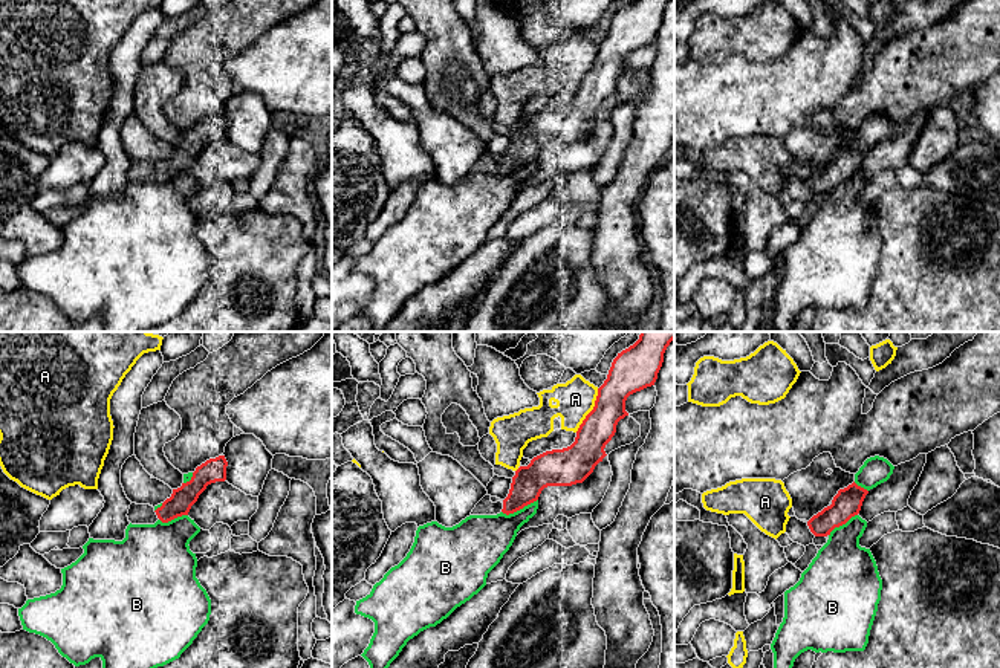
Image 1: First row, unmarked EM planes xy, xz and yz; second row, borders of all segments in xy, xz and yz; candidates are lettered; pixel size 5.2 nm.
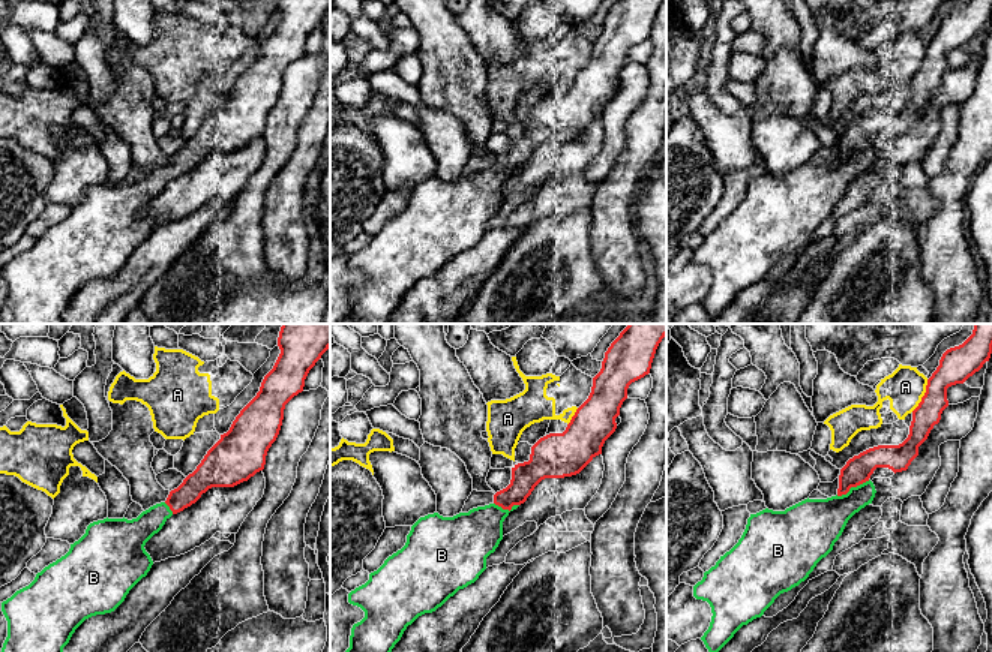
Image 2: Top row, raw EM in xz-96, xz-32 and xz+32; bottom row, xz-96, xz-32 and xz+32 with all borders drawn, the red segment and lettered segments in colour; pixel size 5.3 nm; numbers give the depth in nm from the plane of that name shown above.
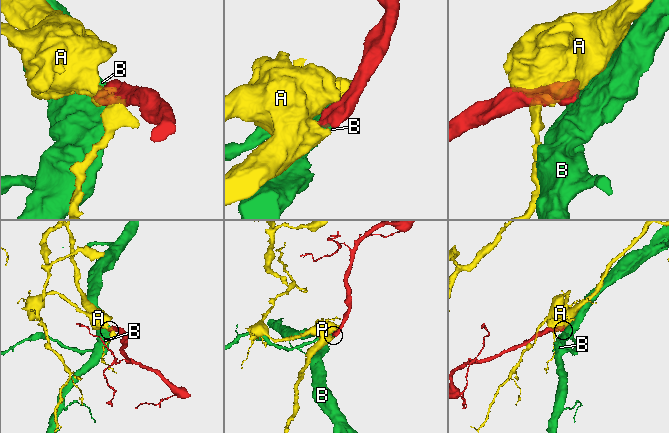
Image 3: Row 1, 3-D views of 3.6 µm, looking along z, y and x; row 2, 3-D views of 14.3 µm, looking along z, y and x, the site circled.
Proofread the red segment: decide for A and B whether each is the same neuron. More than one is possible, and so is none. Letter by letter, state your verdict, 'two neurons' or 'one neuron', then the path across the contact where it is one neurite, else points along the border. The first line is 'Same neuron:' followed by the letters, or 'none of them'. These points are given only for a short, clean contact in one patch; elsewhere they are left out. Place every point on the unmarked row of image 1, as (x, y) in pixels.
Same neuron: B
A: two neurons; border xz (598, 46), (594, 66), (575, 89)
B: one neuron; way xz (545, 127), (525, 147), (519, 167), (493, 193), (482, 197)

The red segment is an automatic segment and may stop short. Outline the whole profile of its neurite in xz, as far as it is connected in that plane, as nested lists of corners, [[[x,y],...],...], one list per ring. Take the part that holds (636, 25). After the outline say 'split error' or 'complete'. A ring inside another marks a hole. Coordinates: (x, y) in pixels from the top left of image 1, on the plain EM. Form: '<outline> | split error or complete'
[[[635,0],[618,11],[607,37],[598,46],[593,67],[576,89],[575,99],[563,107],[546,109],[534,115],[528,124],[520,124],[512,135],[500,171],[469,173],[453,185],[445,185],[437,179],[417,185],[407,214],[355,263],[356,272],[375,280],[375,290],[361,312],[373,332],[384,332],[410,297],[440,281],[486,243],[488,231],[509,208],[520,185],[537,171],[538,154],[544,145],[583,141],[593,130],[607,113],[604,105],[615,93],[618,79],[628,73],[627,55],[654,43],[668,3],[670,0]]] | split error

